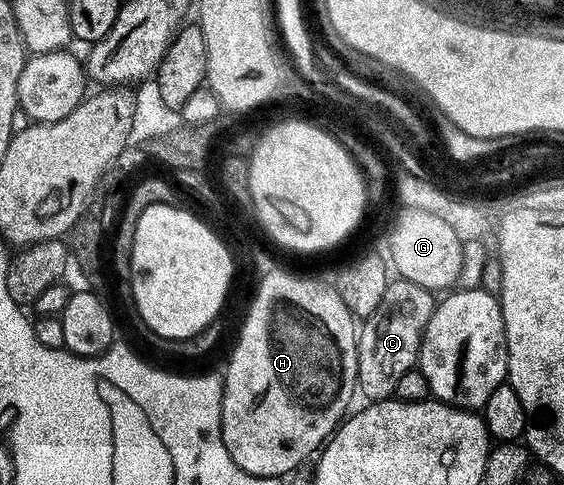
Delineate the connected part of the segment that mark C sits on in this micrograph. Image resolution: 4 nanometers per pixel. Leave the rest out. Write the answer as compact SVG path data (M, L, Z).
M403 279L389 280L386 295L382 295L382 303L378 303L378 311L371 313L363 322L356 338L356 383L361 398L368 397L364 399L372 403L389 400L400 380L411 369L413 372L417 368L422 335L437 304L433 290Z

